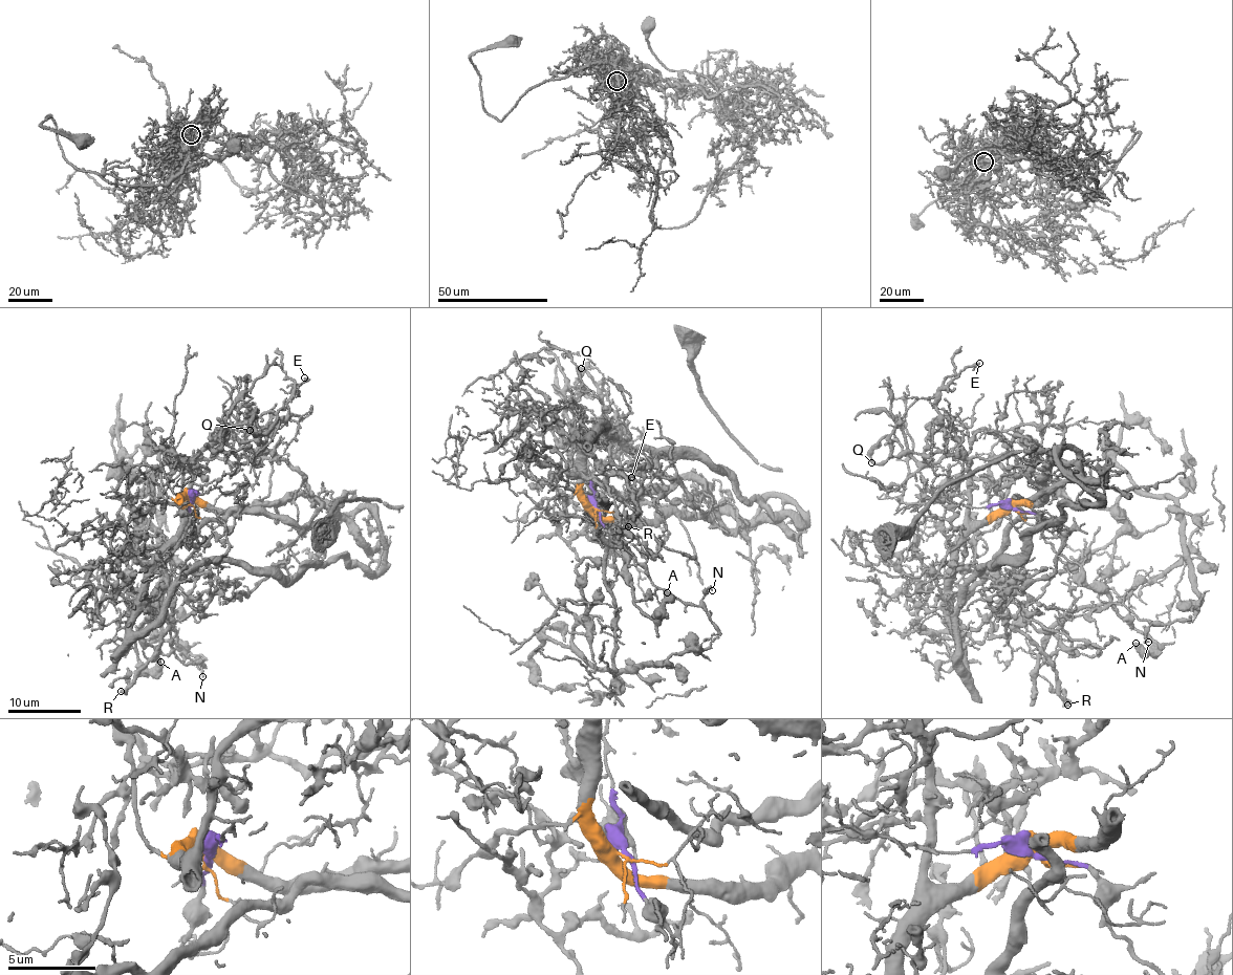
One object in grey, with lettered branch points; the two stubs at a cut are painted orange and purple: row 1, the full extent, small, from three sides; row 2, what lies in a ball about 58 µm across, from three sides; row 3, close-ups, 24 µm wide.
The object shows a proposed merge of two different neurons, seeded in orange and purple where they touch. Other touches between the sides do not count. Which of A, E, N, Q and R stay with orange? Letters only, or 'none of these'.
E, N, Q, R

